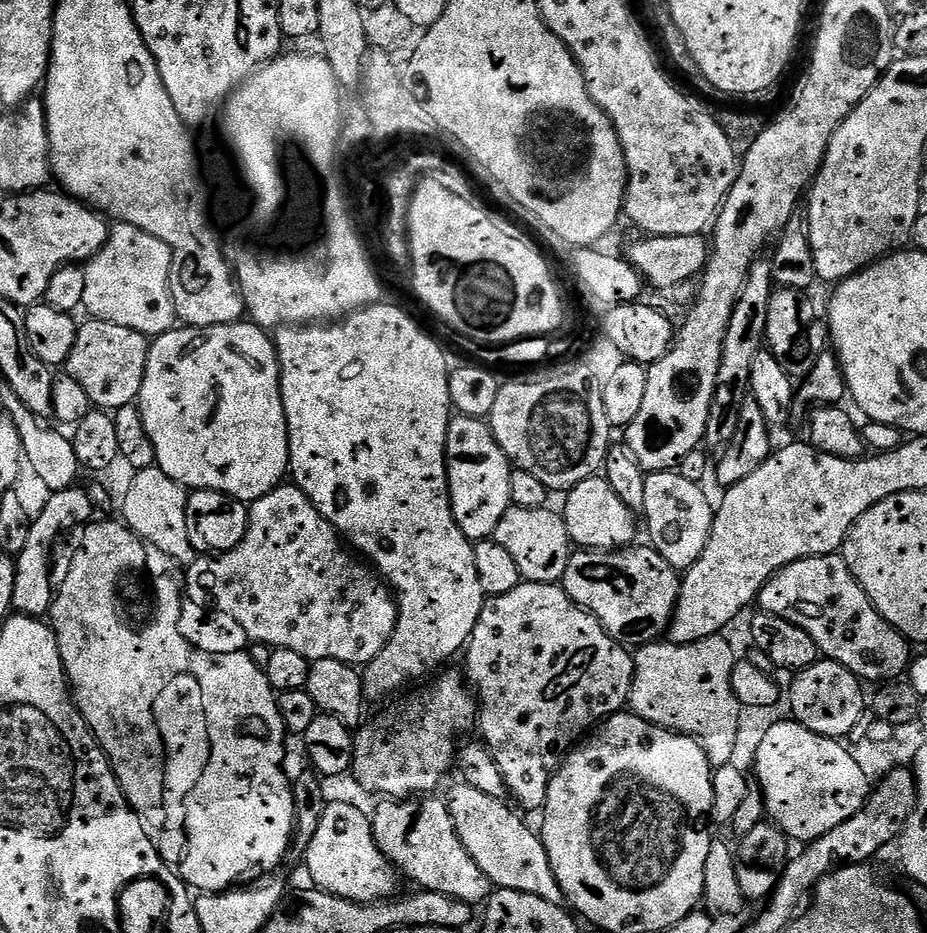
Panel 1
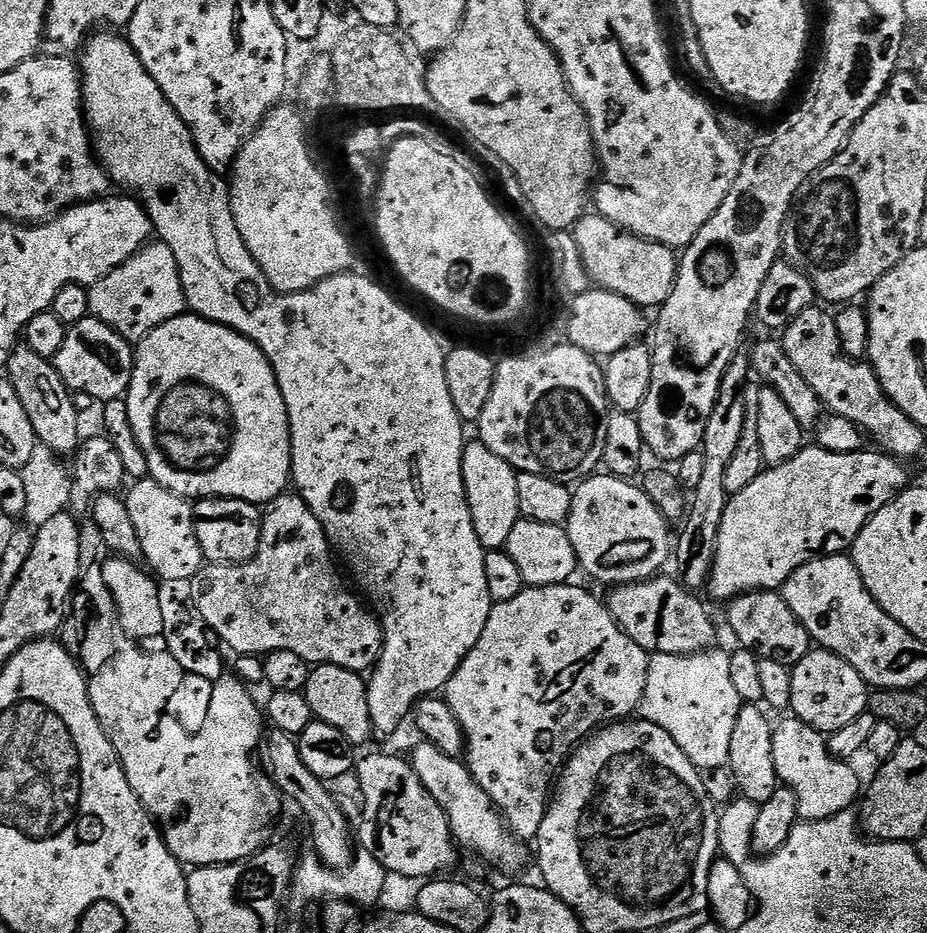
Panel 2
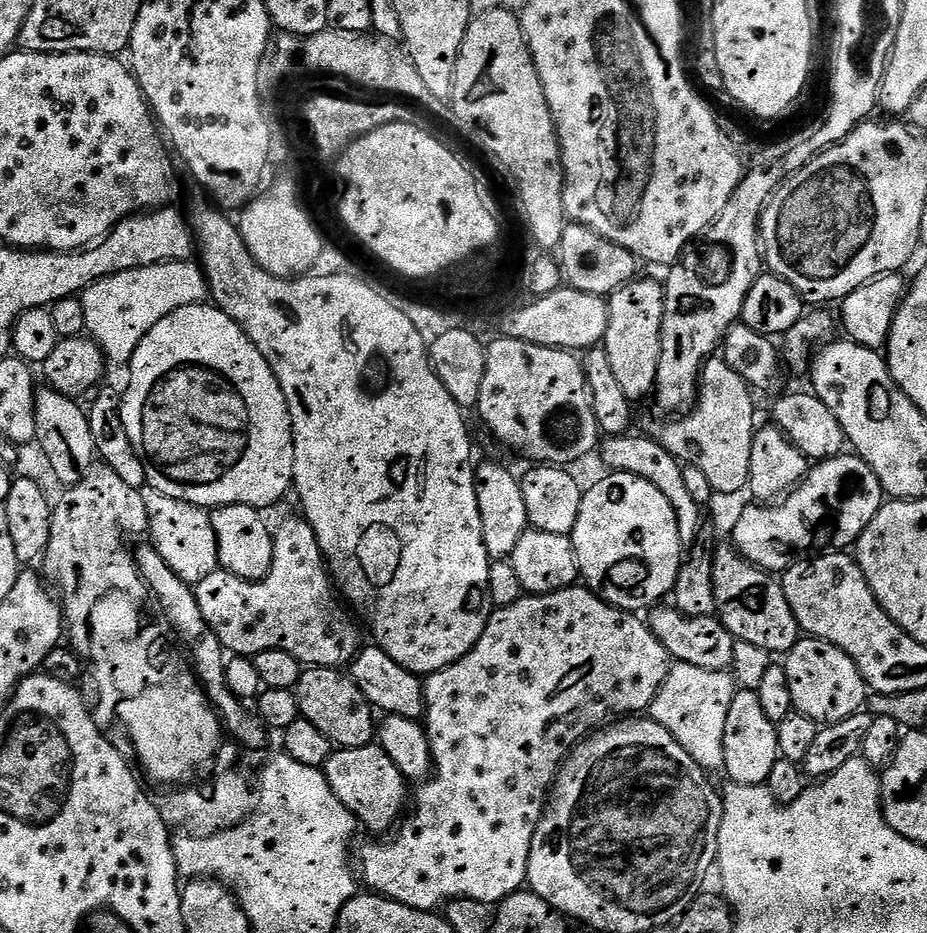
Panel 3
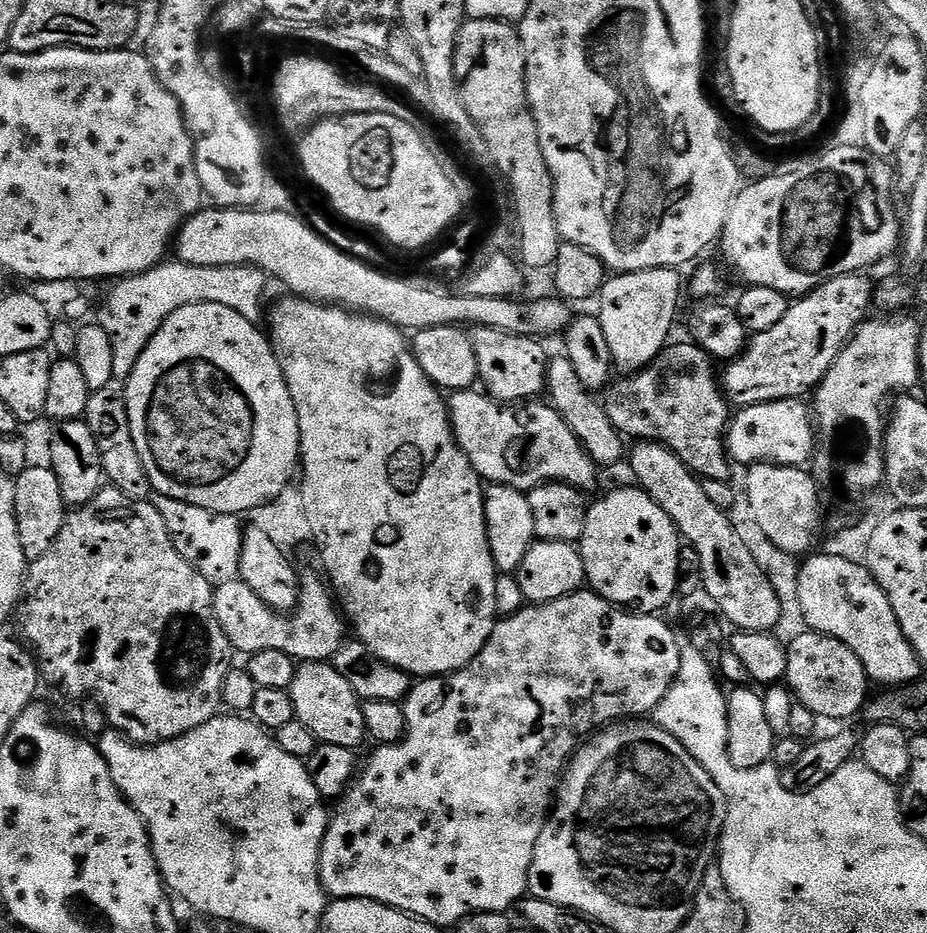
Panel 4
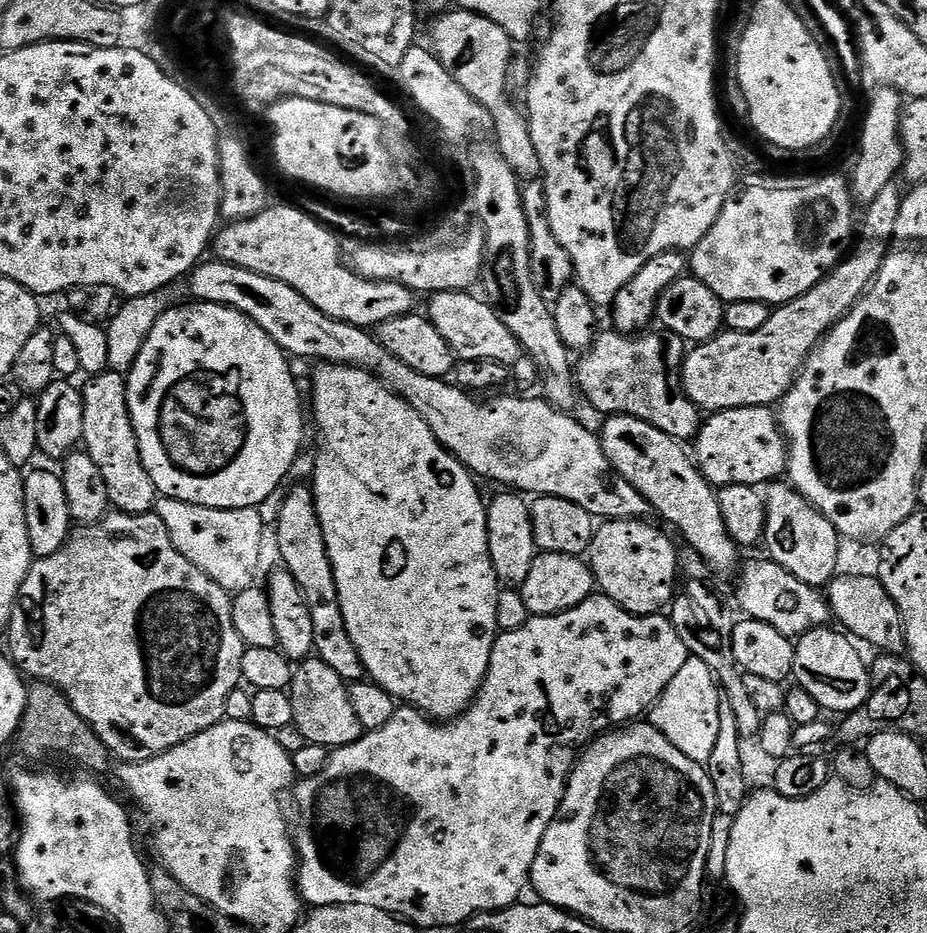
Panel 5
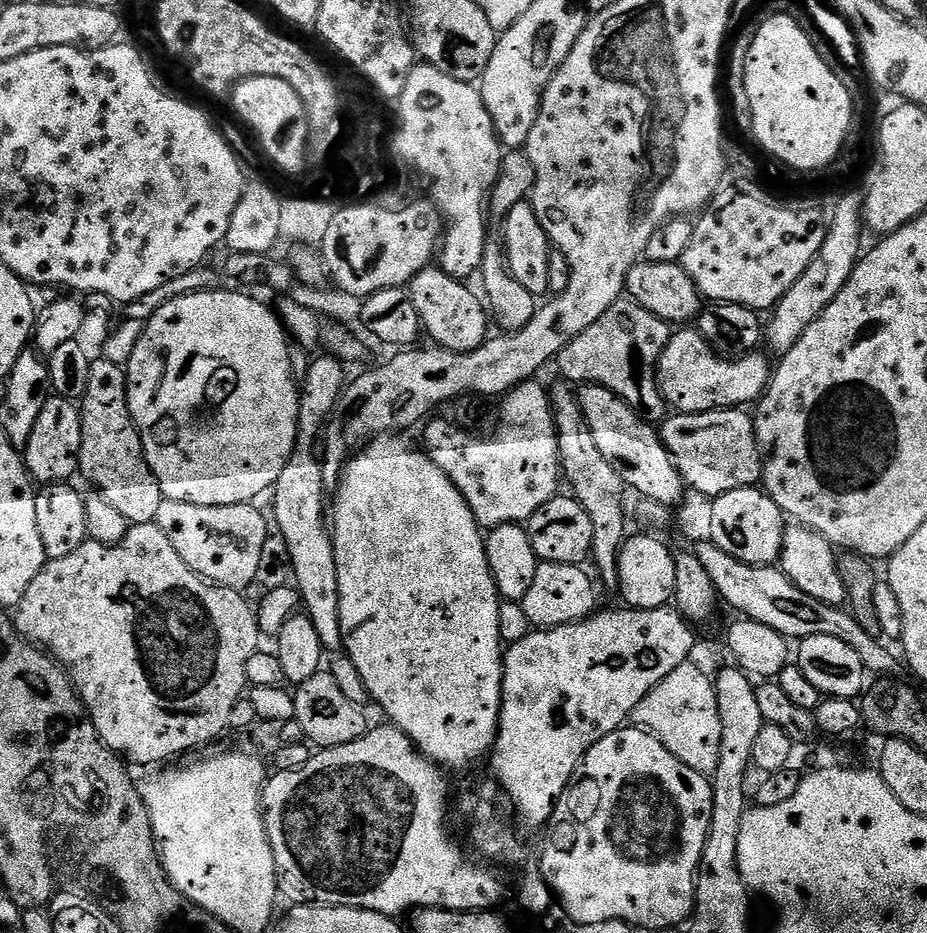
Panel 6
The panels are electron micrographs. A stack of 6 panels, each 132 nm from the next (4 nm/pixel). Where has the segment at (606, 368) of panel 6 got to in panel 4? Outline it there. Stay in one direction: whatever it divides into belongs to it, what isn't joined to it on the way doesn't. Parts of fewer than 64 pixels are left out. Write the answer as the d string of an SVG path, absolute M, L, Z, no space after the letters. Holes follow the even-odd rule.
M669 343L653 364L647 364L641 372L617 379L607 389L602 405L613 427L624 438L637 436L635 438L637 441L666 446L687 468L704 480L728 480L731 477L732 468L734 469L726 443L730 405L722 391L718 368L712 357L696 343L687 343Z

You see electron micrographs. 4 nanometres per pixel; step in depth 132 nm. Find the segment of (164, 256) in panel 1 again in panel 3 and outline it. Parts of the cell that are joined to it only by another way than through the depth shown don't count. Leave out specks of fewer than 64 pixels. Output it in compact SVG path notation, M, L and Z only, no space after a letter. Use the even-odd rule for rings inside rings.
M186 260L142 266L96 280L84 289L82 299L86 310L86 332L100 345L109 365L131 365L138 342L142 342L142 338L146 338L146 334L150 334L162 318L174 314L174 310L182 306L202 304L209 299L204 269L192 266Z

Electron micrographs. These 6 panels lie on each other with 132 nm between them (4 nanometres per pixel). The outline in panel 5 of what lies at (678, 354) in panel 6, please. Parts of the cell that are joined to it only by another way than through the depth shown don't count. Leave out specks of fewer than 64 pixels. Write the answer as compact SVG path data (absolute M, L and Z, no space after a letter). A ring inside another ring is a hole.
M893 182L882 186L878 198L874 198L874 202L870 202L863 209L864 225L858 228L858 235L844 259L814 287L806 290L806 294L773 310L766 326L753 332L721 330L713 340L695 345L685 355L684 365L680 368L680 385L684 388L686 398L690 398L690 402L694 402L694 406L700 409L701 413L711 414L735 408L766 408L779 405L794 386L796 377L800 375L800 369L803 368L810 353L824 339L824 335L864 297L869 286L876 281L878 270L882 270L882 262L892 246L894 226L898 222L898 210L902 199L902 188L898 185L899 183Z

